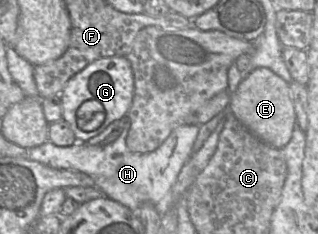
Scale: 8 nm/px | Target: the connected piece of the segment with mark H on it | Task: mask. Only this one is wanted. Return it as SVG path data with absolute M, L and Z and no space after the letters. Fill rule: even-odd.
M126 118L112 122L101 133L90 138L86 143L75 143L67 147L59 147L49 140L45 143L28 149L28 159L39 162L45 166L54 169L63 170L78 170L94 179L95 187L97 187L105 197L112 199L123 206L127 207L133 213L144 203L151 203L160 216L164 215L173 207L172 189L175 184L178 174L184 164L190 159L193 154L193 145L197 138L200 125L183 125L175 128L160 147L150 153L136 154L127 148L126 137L130 128L130 122ZM115 128L121 131L120 135L110 144L101 144Z

